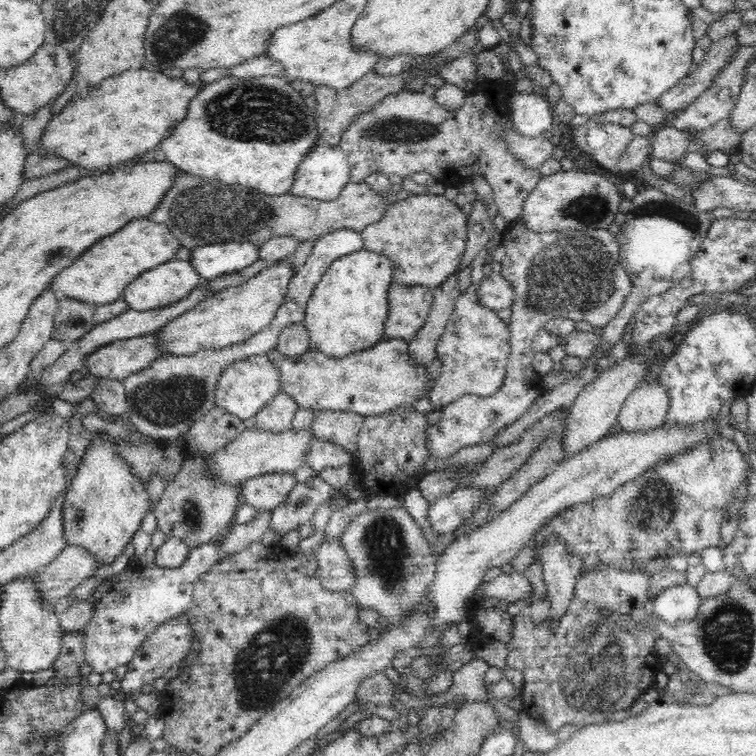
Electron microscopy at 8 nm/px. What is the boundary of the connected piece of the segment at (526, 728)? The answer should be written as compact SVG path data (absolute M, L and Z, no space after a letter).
M521 708L518 712L519 737L524 743L524 751L532 753L548 753L560 744L558 733L552 732L546 724L538 724Z

